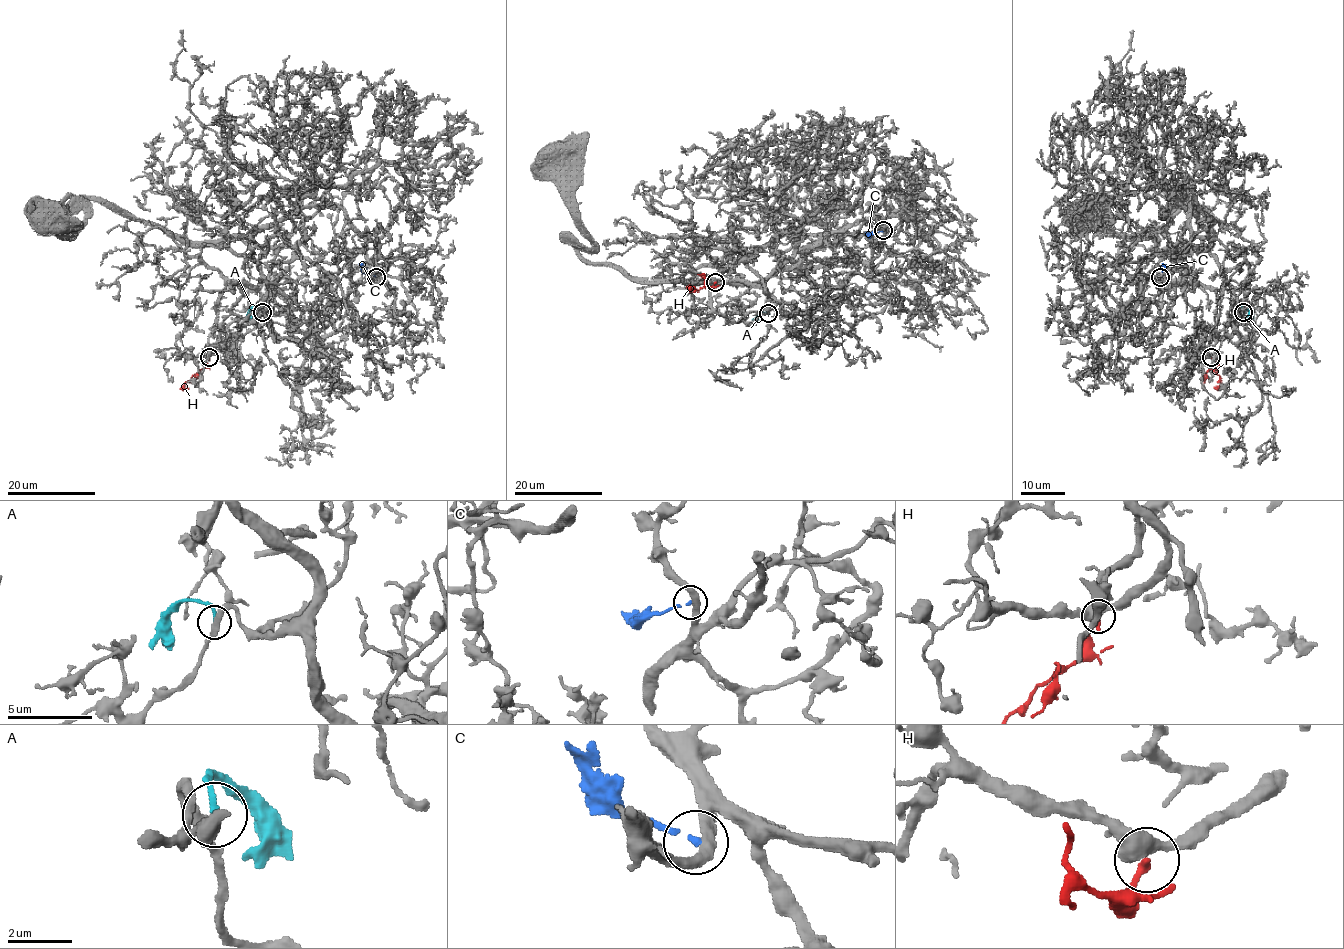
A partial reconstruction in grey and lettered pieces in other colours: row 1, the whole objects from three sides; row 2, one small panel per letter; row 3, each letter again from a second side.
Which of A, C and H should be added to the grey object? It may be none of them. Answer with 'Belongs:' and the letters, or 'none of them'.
Belongs: H

